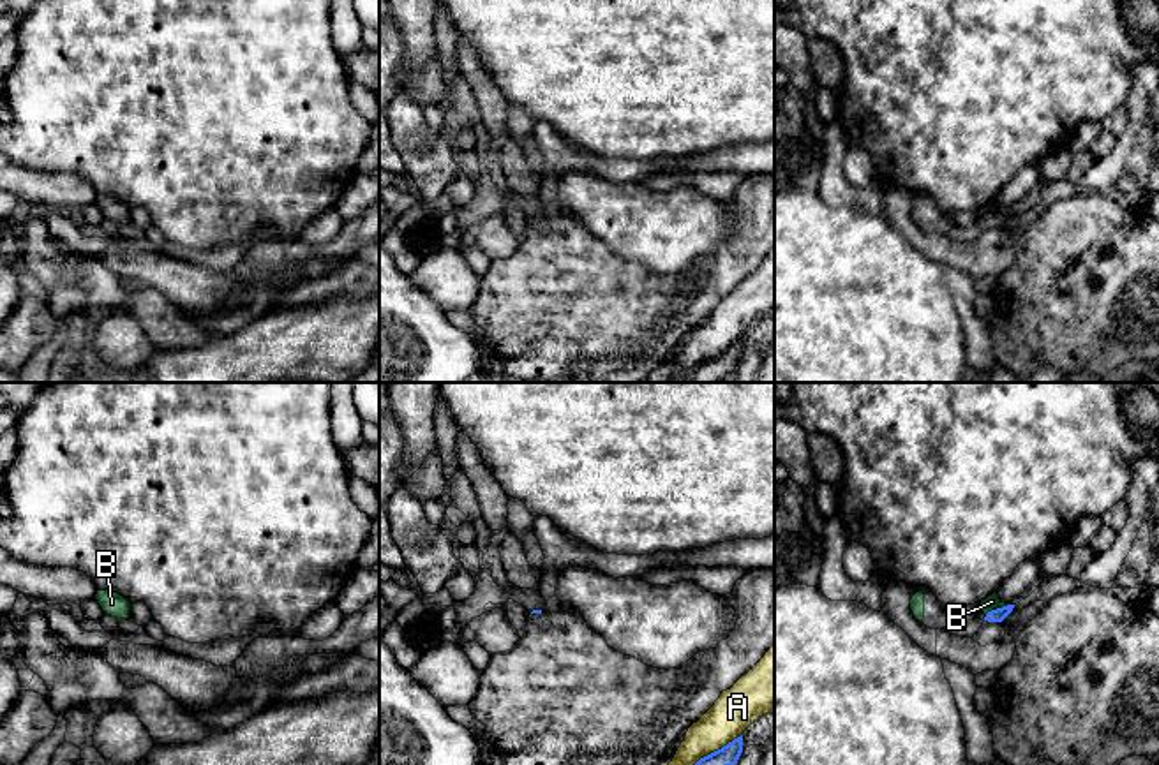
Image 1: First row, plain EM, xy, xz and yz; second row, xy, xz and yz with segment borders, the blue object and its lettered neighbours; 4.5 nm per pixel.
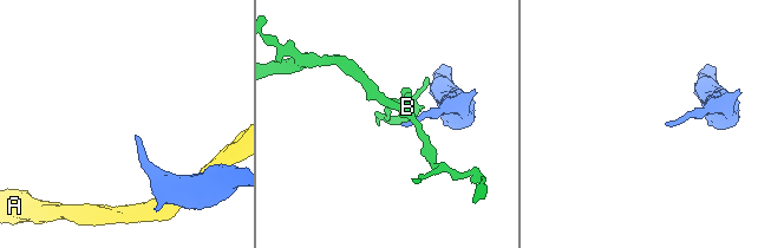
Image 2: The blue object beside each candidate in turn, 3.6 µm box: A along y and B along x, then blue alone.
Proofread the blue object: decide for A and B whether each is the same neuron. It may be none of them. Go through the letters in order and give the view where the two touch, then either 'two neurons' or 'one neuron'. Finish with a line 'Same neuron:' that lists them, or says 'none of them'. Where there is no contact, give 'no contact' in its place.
A: xz | two neurons
B: yz | two neurons
Same neuron: none of them

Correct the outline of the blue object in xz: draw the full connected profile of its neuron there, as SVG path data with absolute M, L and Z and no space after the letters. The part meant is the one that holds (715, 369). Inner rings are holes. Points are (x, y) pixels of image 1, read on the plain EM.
M743 340L722 354L700 363L683 382L720 382L729 372L736 370L743 358Z

